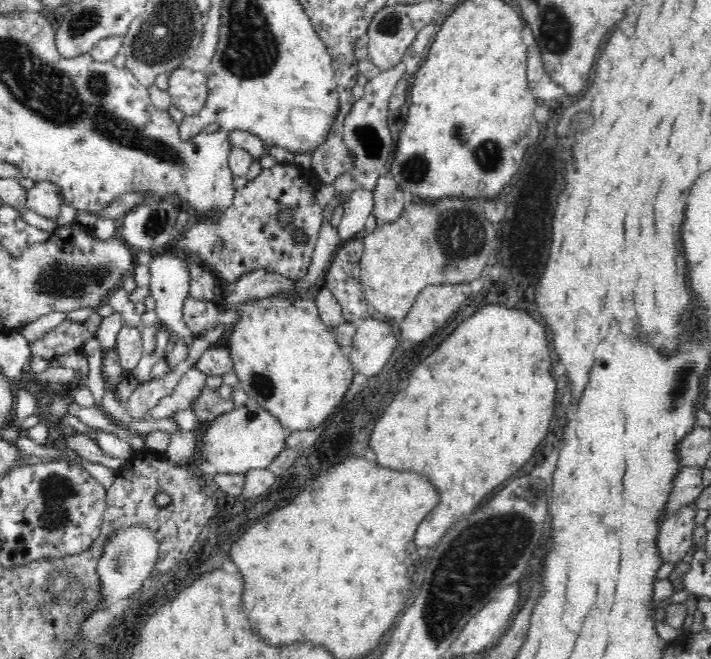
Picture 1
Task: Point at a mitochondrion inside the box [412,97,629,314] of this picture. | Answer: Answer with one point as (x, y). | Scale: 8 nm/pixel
(464, 225)

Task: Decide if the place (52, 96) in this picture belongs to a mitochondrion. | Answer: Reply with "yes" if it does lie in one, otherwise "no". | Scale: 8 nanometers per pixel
yes

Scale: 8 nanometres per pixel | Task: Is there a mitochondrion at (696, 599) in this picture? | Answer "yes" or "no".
no

